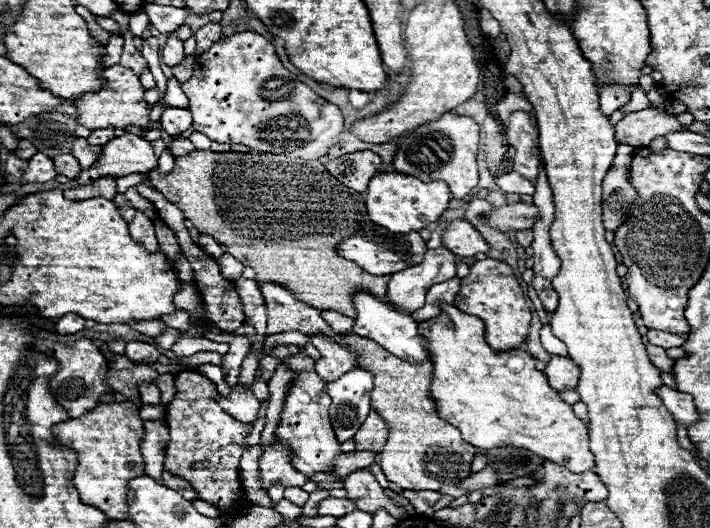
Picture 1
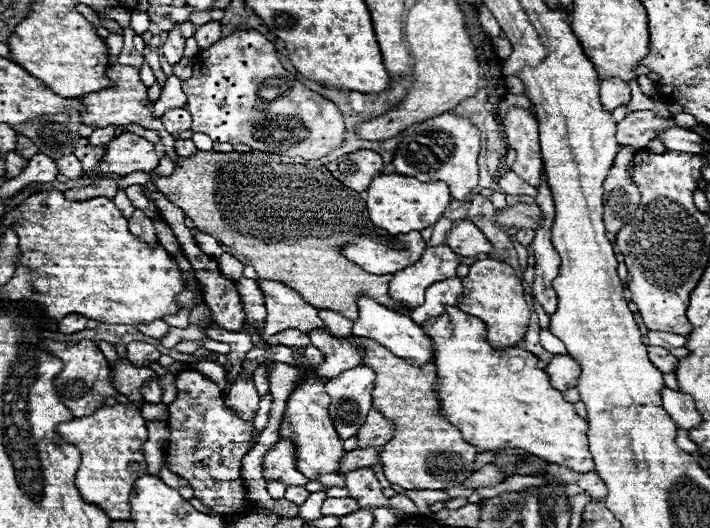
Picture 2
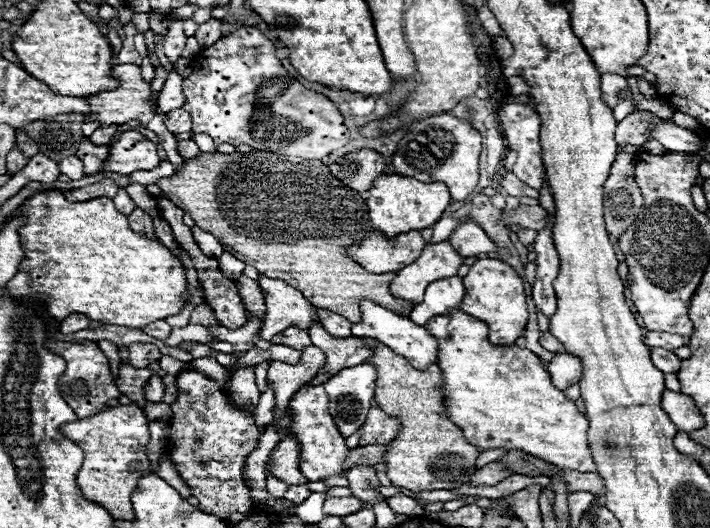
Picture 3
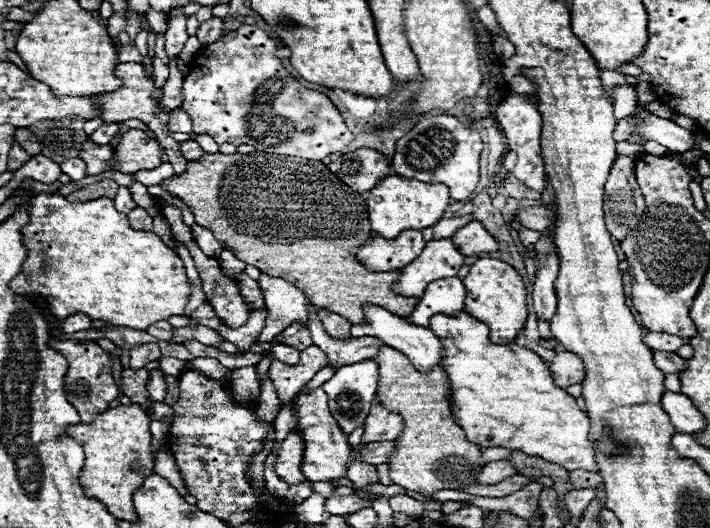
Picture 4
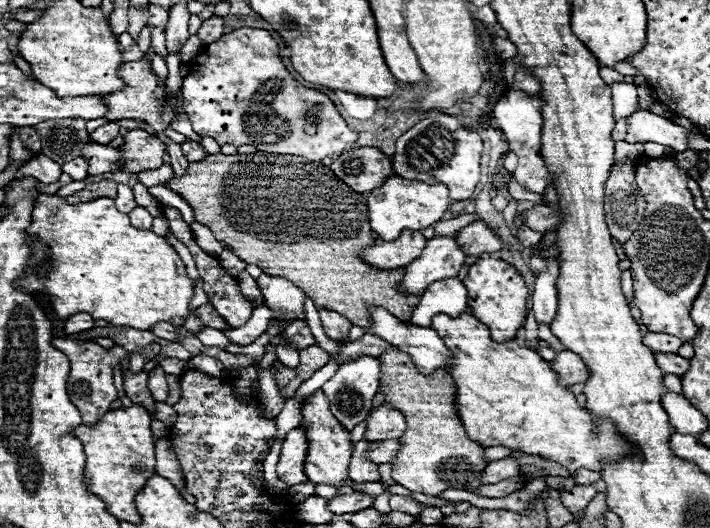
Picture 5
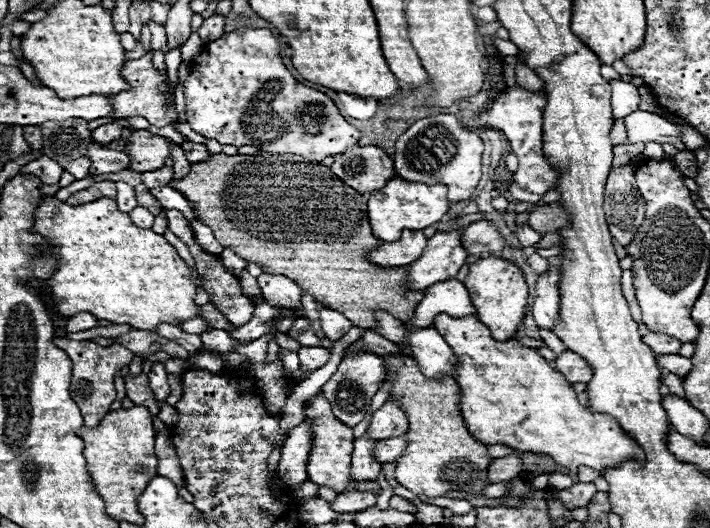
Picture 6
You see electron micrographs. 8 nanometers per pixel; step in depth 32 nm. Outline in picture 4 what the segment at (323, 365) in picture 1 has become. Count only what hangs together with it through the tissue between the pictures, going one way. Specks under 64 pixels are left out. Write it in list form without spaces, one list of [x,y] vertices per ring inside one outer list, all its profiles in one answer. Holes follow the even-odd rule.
[[[308,302],[308,322],[306,322],[306,326],[312,332],[314,344],[328,354],[328,362],[334,368],[340,368],[344,364],[354,364],[354,362],[360,362],[364,358],[374,358],[380,352],[380,348],[384,346],[384,342],[376,340],[374,336],[348,338],[348,340],[334,340],[334,338],[330,338],[324,332],[322,322],[318,320],[316,306],[310,304],[310,302]]]

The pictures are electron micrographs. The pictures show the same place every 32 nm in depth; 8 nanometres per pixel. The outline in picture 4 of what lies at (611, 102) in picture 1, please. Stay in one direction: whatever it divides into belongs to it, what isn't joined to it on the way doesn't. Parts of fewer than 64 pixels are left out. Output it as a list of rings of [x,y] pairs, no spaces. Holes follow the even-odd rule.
[[[602,70],[600,76],[602,76],[602,84],[604,84],[604,88],[608,88],[608,92],[612,92],[612,88],[616,84],[626,84],[626,76],[620,72],[614,72],[614,70]]]

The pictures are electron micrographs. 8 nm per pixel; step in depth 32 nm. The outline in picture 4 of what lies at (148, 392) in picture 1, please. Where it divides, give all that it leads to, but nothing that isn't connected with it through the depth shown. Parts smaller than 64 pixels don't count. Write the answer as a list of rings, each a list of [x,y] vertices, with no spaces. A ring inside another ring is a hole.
[[[150,370],[150,380],[148,380],[148,392],[154,402],[162,402],[166,398],[166,382],[162,370]]]

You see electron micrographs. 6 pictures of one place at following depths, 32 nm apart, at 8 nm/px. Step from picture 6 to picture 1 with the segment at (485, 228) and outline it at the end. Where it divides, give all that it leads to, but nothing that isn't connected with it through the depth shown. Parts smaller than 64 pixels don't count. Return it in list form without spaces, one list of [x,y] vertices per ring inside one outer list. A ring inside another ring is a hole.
[[[452,220],[444,230],[442,244],[458,256],[476,256],[478,252],[490,250],[480,232],[466,220]]]

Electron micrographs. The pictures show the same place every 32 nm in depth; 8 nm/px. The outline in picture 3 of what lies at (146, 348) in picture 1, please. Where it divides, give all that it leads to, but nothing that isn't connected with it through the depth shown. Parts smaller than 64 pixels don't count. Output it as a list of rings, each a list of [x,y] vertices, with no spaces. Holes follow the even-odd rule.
[[[134,343],[129,352],[129,364],[132,364],[134,368],[142,368],[142,366],[148,366],[150,362],[156,362],[160,360],[160,350],[151,343]]]

